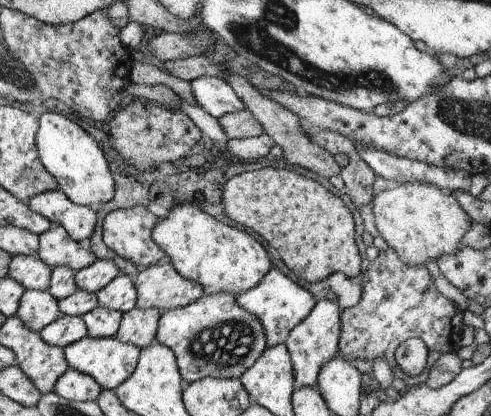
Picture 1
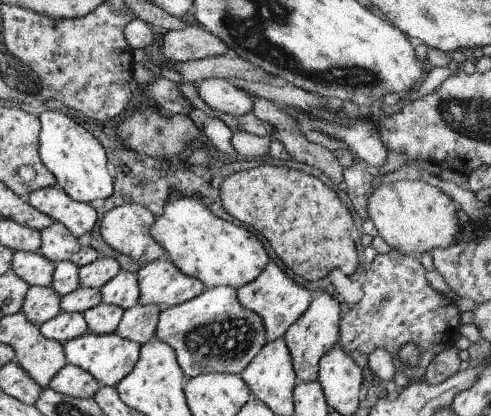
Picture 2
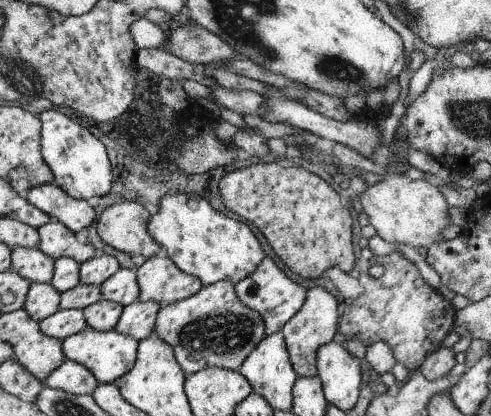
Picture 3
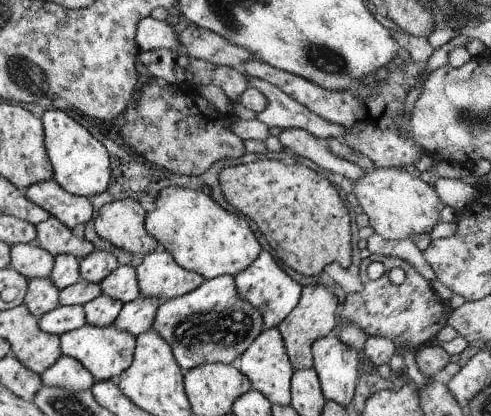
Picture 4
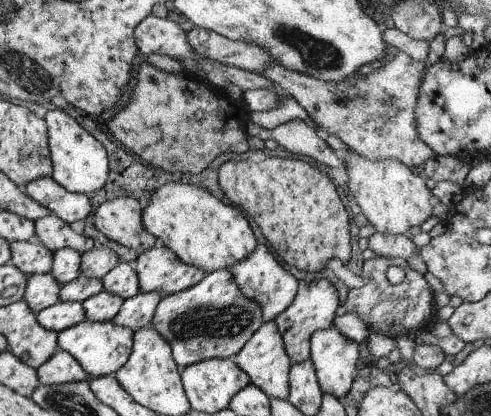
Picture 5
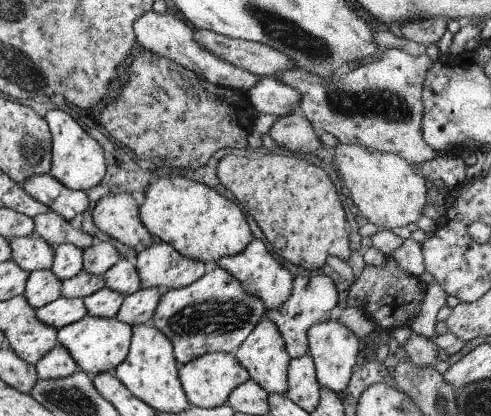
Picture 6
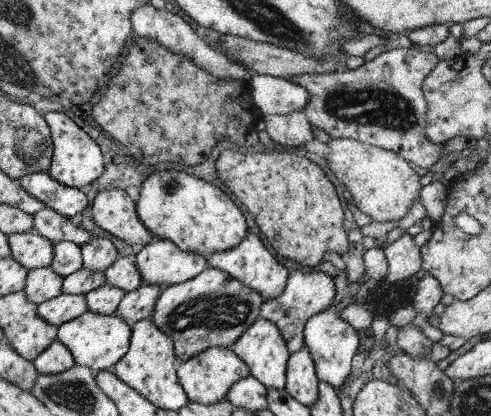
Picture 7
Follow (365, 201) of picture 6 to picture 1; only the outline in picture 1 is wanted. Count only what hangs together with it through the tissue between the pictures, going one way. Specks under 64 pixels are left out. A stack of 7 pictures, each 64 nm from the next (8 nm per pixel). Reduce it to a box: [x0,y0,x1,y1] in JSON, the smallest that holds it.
[371,182,473,266]

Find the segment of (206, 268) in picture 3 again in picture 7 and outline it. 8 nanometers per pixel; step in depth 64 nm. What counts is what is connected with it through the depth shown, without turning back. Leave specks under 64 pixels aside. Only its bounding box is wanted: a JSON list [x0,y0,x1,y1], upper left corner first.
[137,168,245,260]

